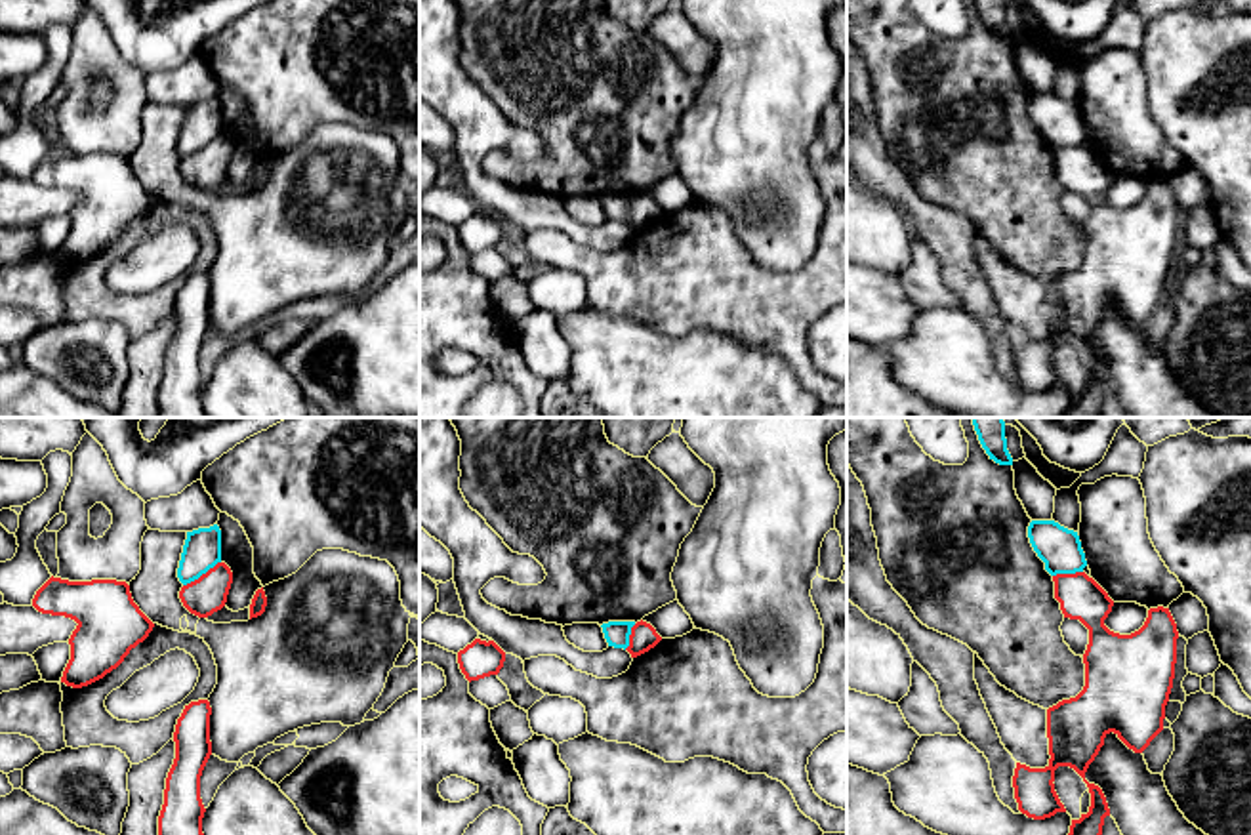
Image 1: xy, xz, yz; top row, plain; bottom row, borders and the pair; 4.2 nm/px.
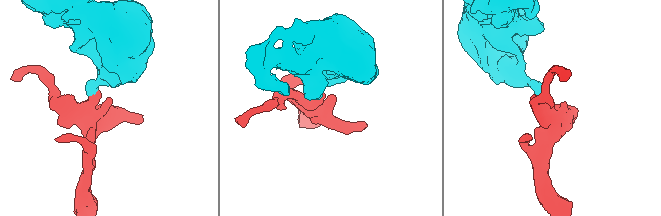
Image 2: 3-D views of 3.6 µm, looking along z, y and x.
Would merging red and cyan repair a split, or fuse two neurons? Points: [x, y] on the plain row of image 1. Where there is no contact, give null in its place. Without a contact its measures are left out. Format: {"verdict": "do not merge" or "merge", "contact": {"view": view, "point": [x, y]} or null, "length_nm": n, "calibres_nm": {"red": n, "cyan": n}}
{"verdict": "do not merge", "contact": {"view": "xy", "point": [203, 147]}, "length_nm": 190, "calibres_nm": {"red": 160, "cyan": 160}}

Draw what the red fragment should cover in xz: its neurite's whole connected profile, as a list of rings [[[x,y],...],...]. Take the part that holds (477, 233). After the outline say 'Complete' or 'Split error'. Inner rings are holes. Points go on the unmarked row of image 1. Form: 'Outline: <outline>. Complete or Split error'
Outline: [[[475,212],[463,223],[458,225],[458,236],[465,252],[479,254],[490,248],[498,248],[503,240],[505,225],[494,214]]]. Complete

